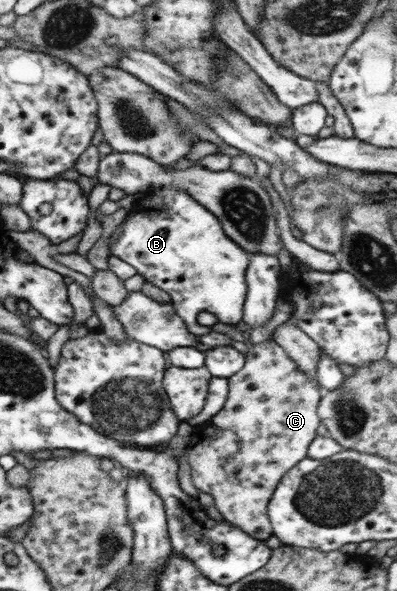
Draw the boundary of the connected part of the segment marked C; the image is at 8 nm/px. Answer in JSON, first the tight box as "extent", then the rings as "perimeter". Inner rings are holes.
{"extent":[186,338,322,541],"perimeter":[[[273,338],[264,342],[254,344],[249,347],[249,352],[246,353],[246,359],[243,368],[228,378],[228,398],[225,405],[215,416],[212,416],[209,421],[205,422],[203,428],[203,437],[195,442],[195,445],[190,448],[186,447],[187,462],[191,469],[191,478],[193,486],[198,490],[207,492],[213,497],[214,506],[222,514],[223,518],[231,524],[231,526],[241,529],[245,534],[249,534],[255,540],[265,541],[273,535],[272,524],[268,515],[268,504],[273,496],[275,488],[279,484],[283,475],[293,466],[297,465],[304,458],[307,458],[308,446],[311,441],[318,435],[317,429],[322,424],[318,415],[318,406],[322,398],[320,395],[321,387],[315,379],[307,376],[304,370],[301,370],[295,362],[287,356],[287,353],[279,346]]]}

